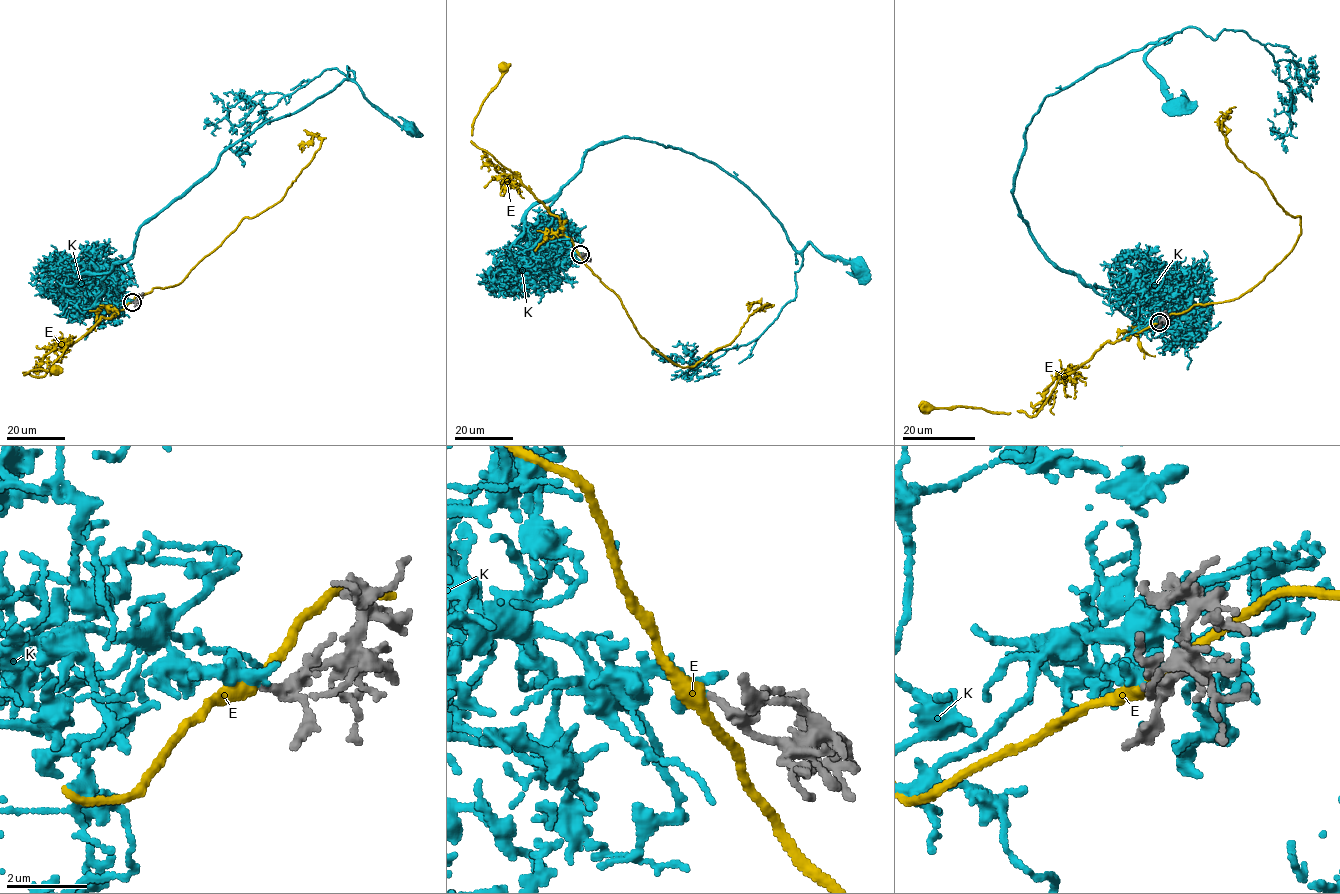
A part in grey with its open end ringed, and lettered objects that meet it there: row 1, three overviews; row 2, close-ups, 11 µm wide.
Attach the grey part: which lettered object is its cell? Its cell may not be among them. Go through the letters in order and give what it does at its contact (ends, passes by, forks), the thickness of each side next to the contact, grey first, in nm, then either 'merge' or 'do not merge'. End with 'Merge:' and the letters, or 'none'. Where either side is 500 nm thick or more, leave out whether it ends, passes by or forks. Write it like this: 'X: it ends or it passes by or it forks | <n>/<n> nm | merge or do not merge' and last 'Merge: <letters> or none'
E: it passes by | 150/360 nm | do not merge
K: it ends | 150/360 nm | merge
Merge: K

